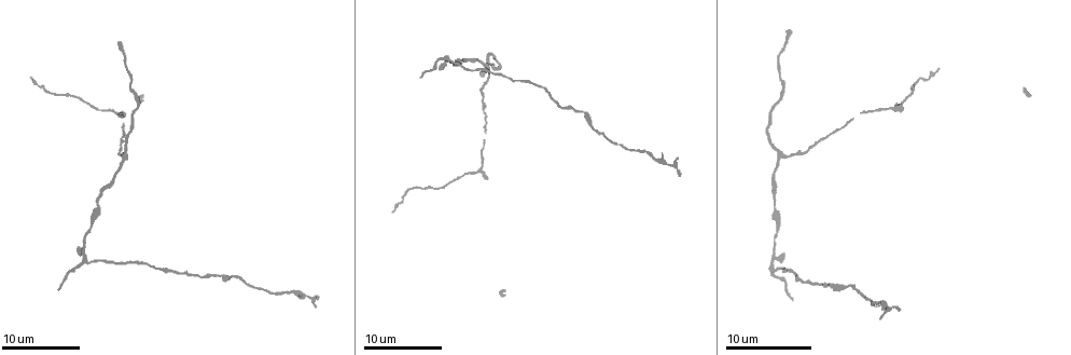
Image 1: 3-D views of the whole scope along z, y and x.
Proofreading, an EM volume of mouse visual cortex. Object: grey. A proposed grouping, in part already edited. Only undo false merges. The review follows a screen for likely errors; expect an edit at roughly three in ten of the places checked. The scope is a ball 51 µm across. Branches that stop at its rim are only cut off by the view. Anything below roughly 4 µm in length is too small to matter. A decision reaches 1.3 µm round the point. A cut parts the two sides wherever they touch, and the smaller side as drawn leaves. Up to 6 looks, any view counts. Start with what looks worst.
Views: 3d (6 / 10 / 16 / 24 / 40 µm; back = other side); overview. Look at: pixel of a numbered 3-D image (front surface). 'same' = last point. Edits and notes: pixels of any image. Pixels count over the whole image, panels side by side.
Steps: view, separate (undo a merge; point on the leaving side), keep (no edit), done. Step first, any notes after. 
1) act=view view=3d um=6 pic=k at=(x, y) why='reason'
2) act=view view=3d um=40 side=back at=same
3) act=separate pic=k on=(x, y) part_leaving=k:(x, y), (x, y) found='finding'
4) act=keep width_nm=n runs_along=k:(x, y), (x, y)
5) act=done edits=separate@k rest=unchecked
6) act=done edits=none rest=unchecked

act=view view=3d um=16 pic=1 at=(126, 158) why='branch point'

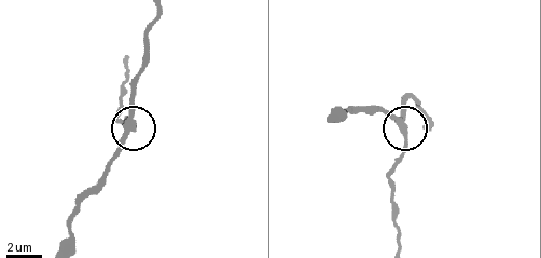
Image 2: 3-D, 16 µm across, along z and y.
act=keep width_nm=300 runs_along=2:(64, 245), (72, 211), (133, 127), (135, 94) found='all the same neuron'

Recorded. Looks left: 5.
act=view view=3d um=16 pic=1 at=(895, 109) why='three-way junction'

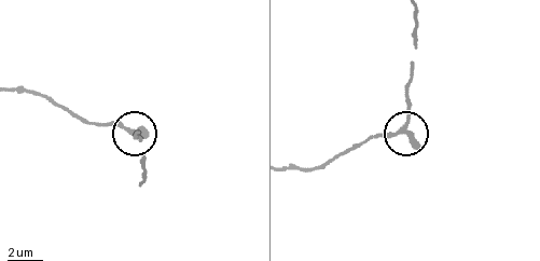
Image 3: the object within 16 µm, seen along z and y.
act=keep width_nm=260 runs_along=3:(415, 15), (406, 128), (369, 137) found='continuous, no second neuron'

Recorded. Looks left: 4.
act=view view=3d um=16 pic=1 at=(777, 226)

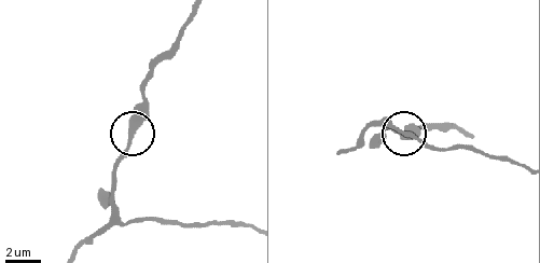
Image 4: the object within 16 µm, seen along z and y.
act=keep runs_along=4:(129, 139), (129, 123), (143, 93), (143, 81) found='one neuron here'

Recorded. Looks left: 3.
act=done edits=none rest=unchecked

